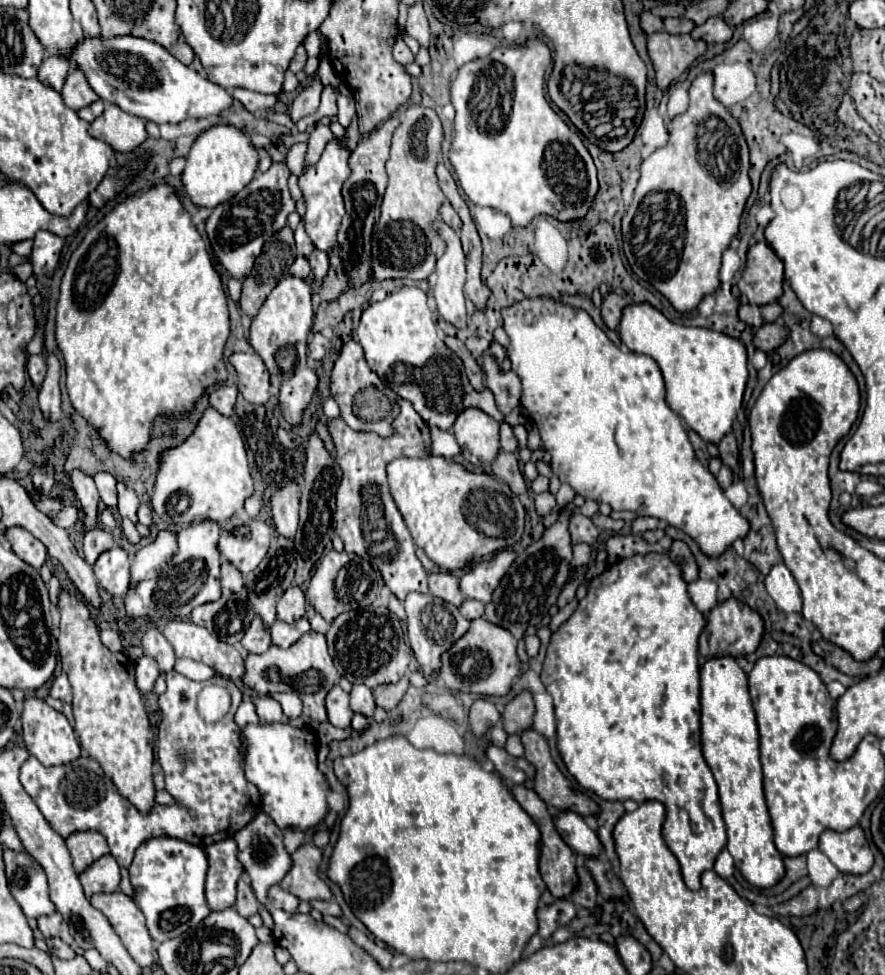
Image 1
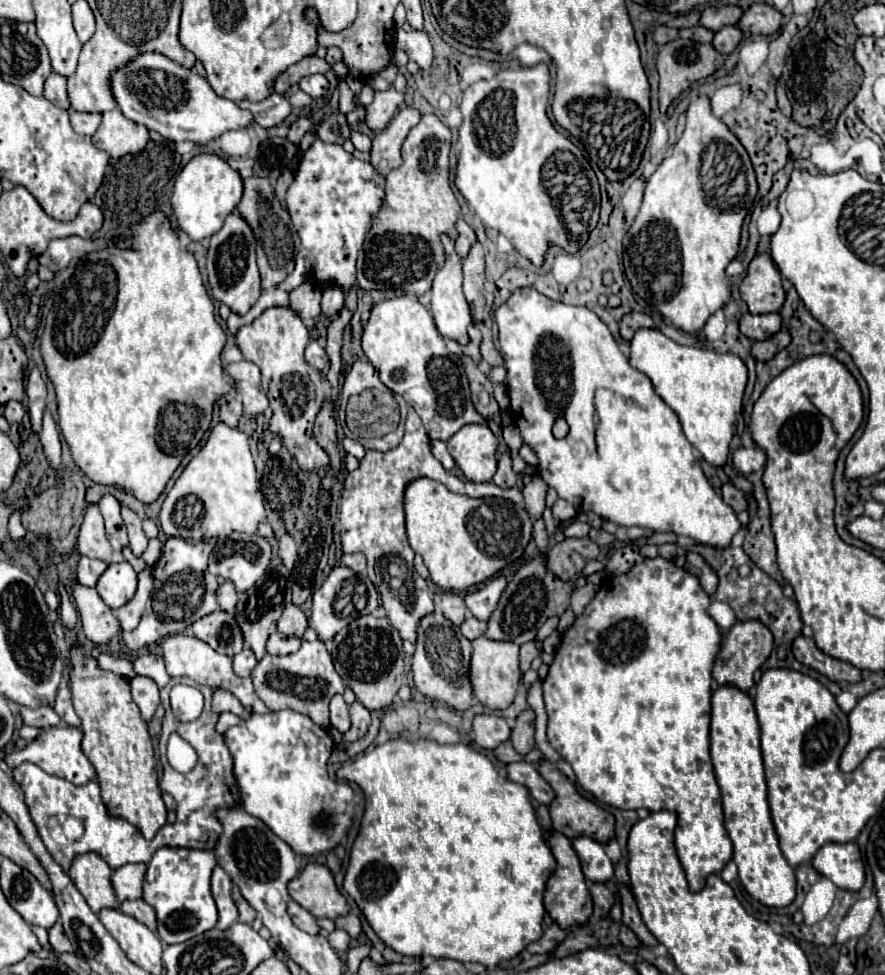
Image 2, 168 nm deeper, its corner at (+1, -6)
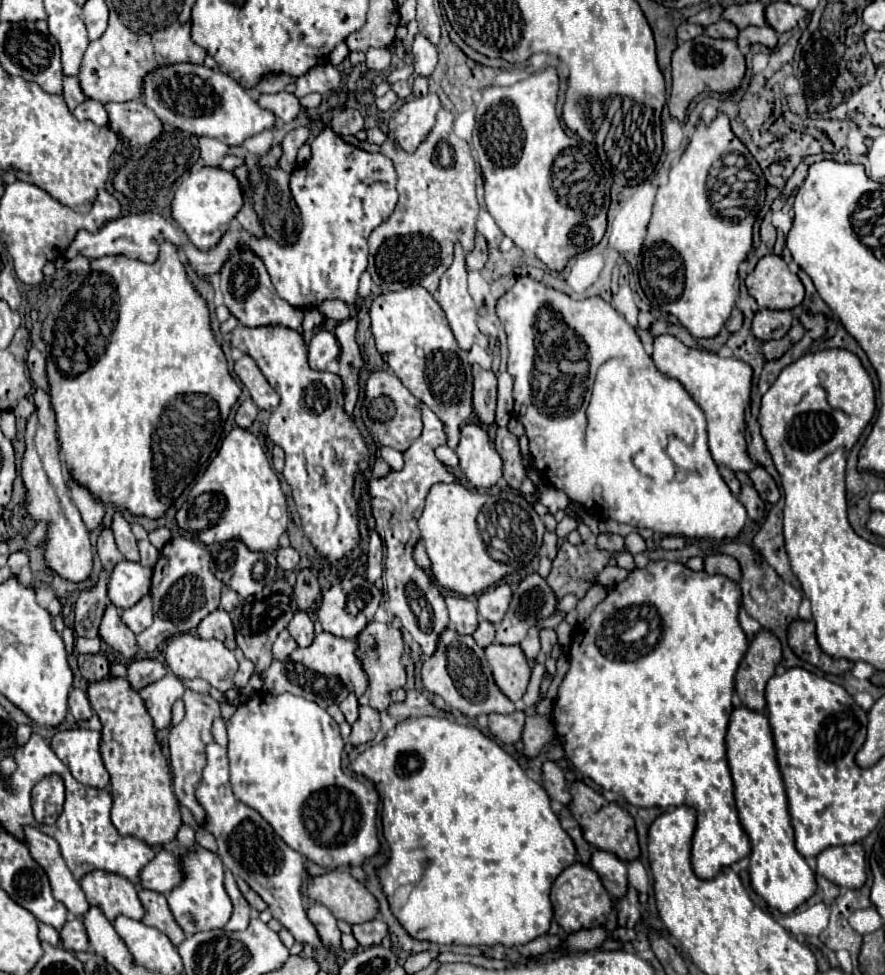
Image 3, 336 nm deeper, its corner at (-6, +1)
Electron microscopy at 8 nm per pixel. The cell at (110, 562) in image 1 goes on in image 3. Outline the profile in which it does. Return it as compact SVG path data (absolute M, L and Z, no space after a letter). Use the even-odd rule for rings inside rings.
M123 560L113 568L109 576L107 594L117 608L129 608L137 604L149 590L151 590L151 568L141 566L139 562Z

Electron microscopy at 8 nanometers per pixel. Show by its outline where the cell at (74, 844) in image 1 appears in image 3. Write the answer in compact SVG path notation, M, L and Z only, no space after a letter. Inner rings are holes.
M91 870L81 878L81 888L89 904L101 906L111 922L119 914L137 920L141 920L145 914L133 882L119 874L111 874L105 870Z

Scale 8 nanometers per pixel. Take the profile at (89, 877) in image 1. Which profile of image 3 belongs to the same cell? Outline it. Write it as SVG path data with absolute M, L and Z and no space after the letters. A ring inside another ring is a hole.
M169 850L157 852L155 858L141 868L139 874L141 888L155 890L167 896L169 890L177 886L177 882L181 882L181 868L177 858L179 858L177 852L169 852Z

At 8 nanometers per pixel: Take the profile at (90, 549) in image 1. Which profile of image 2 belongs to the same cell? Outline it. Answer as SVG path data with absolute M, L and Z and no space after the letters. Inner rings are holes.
M82 557L80 565L78 565L78 583L86 585L86 587L96 587L98 577L106 571L106 567L108 565L104 561Z

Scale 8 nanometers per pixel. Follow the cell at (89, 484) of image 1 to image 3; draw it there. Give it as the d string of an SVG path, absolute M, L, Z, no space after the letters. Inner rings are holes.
M105 526L101 532L99 532L99 540L97 540L97 554L101 558L101 564L105 568L107 574L111 574L113 566L117 562L123 560L123 554L119 552L117 544L115 544L115 538L113 538L113 530L109 526Z

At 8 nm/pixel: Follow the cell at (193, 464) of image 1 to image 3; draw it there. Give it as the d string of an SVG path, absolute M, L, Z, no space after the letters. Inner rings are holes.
M235 426L225 436L215 460L195 480L189 498L177 510L177 524L205 544L241 538L251 550L279 548L279 536L289 524L287 502L263 446L249 430Z

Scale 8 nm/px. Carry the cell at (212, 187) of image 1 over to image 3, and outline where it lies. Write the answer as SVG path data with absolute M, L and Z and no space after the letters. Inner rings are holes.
M203 166L201 170L191 172L187 178L183 178L183 182L175 192L171 214L177 220L177 224L185 230L189 240L199 250L207 250L221 240L221 236L229 228L229 222L241 210L241 206L243 206L243 196L235 174L219 166Z

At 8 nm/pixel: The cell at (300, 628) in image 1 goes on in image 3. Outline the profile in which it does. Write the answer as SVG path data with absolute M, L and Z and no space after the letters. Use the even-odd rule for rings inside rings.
M283 630L283 632L277 636L275 644L273 644L273 656L275 656L277 660L285 660L295 648L297 648L297 642L291 638L291 634L289 634L287 630Z

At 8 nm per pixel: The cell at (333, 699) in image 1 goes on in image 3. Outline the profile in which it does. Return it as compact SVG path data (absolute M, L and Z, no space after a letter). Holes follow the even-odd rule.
M349 694L341 704L339 704L339 708L341 708L341 712L345 714L345 718L347 718L347 722L349 724L353 724L355 720L357 720L357 708L359 708L359 704L357 704L357 696L355 694Z

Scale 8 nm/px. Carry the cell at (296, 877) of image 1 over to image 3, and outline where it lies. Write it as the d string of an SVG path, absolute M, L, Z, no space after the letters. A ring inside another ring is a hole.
M343 870L309 878L307 896L327 906L335 918L349 924L367 922L377 914L377 900L373 894Z

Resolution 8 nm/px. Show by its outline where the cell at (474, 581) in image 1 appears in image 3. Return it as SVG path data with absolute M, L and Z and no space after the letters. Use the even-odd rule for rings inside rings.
M497 584L489 590L485 590L479 598L477 598L477 612L481 618L499 624L501 618L505 616L505 610L509 606L509 598L511 598L511 590L507 584Z

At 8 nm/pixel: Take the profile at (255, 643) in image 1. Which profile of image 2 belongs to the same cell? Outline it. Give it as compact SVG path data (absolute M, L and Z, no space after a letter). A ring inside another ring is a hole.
M244 647L244 649L234 657L234 673L236 673L238 677L250 677L250 671L254 669L256 663L258 663L258 661L254 659L254 653L252 653L248 647Z

